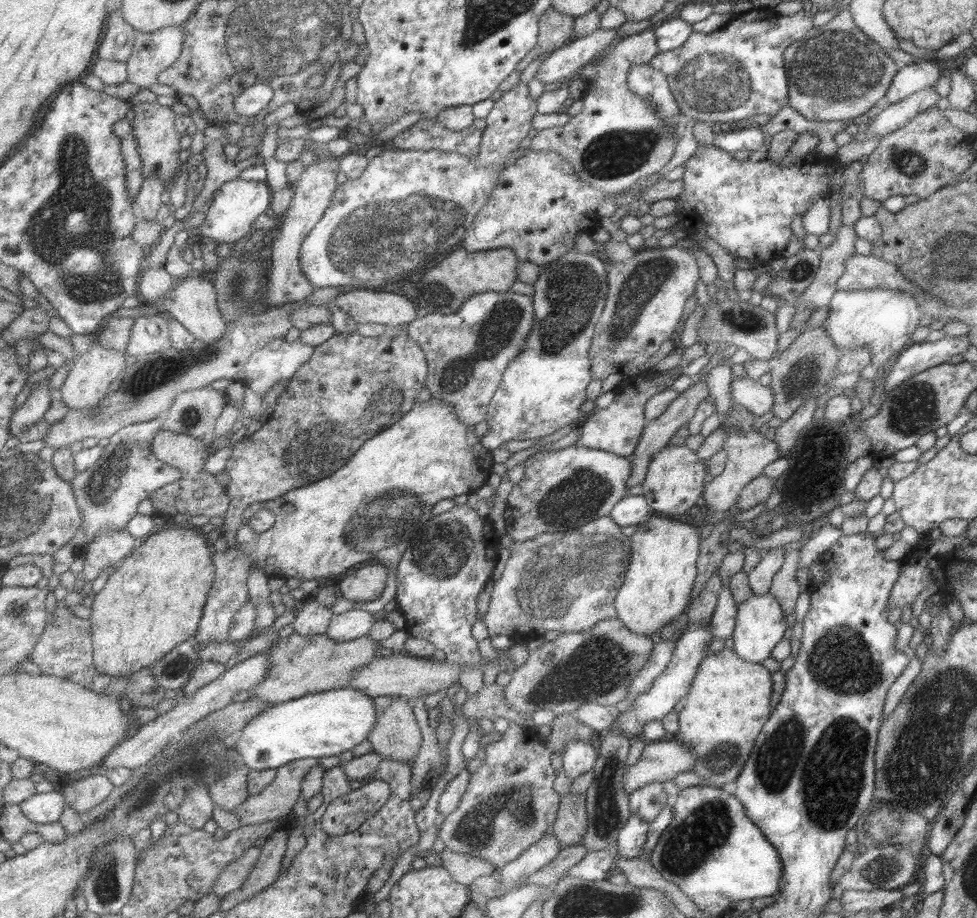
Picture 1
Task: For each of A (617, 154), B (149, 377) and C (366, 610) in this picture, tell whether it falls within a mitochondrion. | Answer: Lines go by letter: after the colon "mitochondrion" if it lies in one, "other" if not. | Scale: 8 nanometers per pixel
A: mitochondrion
B: mitochondrion
C: other

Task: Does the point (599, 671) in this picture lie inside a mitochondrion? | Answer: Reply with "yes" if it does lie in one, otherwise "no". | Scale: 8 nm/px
yes

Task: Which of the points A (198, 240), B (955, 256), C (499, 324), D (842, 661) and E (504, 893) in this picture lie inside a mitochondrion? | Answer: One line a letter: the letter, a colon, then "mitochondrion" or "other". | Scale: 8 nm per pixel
A: other
B: mitochondrion
C: mitochondrion
D: mitochondrion
E: other

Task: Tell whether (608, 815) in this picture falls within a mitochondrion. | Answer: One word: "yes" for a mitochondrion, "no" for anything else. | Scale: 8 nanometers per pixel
yes

